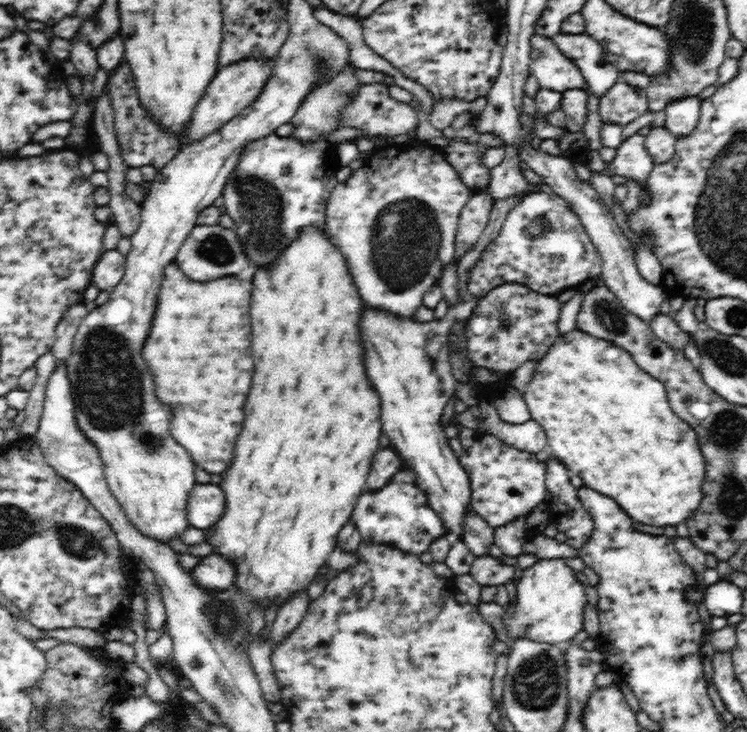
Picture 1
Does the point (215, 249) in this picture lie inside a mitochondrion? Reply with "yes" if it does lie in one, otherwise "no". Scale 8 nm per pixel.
yes

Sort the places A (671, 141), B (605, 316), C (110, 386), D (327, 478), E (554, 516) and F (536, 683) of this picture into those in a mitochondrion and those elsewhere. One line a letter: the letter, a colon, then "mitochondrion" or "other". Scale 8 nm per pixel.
A: other
B: mitochondrion
C: mitochondrion
D: other
E: other
F: mitochondrion

